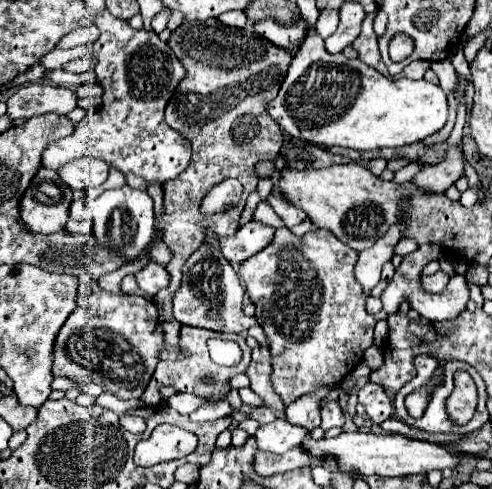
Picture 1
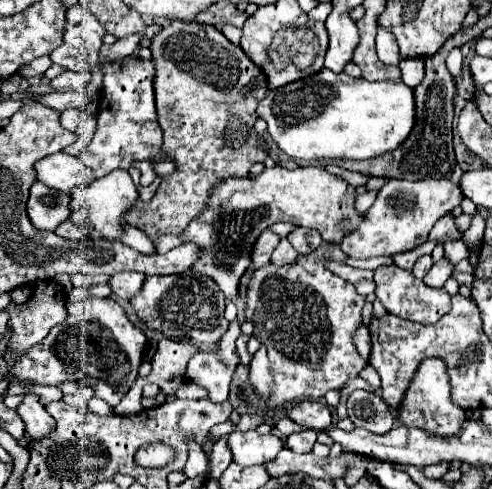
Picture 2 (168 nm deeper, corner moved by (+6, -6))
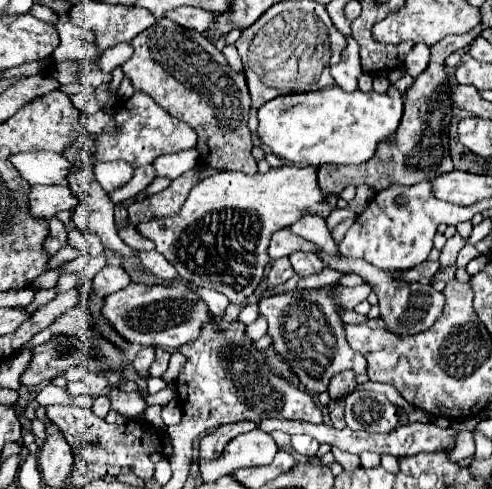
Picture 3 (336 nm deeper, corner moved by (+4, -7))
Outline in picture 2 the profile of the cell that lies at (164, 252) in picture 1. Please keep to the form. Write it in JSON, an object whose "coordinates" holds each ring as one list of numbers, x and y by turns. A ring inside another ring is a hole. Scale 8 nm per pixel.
{"coordinates":[[125,225,123,235,121,235,121,243,129,245,129,247,137,249,139,253,145,253,145,255,155,253,155,247,153,247,151,239,149,239,145,233,141,233,141,229,135,229,135,227,131,227,131,225]]}

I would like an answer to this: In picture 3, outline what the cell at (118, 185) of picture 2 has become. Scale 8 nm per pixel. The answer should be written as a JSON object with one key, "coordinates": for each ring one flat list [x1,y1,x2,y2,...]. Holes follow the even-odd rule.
{"coordinates":[[121,160,119,162,97,161,94,165,94,174,105,192,113,192,131,180,133,168]]}

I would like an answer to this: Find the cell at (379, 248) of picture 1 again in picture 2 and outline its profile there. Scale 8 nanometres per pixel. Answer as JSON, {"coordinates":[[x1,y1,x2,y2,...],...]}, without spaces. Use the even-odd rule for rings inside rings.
{"coordinates":[[389,179,377,193,375,203,365,211,361,225,351,231,339,243,341,251,349,257,369,259,377,255,397,255,413,251,427,241,427,235,437,219,451,213,463,201,461,191,447,179,423,179,423,181,399,181]]}

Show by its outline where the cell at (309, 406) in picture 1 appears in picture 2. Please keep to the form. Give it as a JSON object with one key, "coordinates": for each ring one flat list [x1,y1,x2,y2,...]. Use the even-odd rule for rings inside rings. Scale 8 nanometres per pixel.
{"coordinates":[[303,431,303,433,293,433,289,439,287,439,287,447,295,453,309,453,313,449,317,441,317,433,315,431]]}

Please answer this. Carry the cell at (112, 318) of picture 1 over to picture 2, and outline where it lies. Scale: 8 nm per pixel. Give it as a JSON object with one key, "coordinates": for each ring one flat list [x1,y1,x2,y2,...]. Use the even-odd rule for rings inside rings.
{"coordinates":[[87,297,85,301,67,305,67,319,53,327,41,343,21,355,11,367,11,375,19,381,41,385,59,385,63,381,85,383,95,389,97,397,115,407,137,379,145,343,143,331,127,319,115,301]]}

